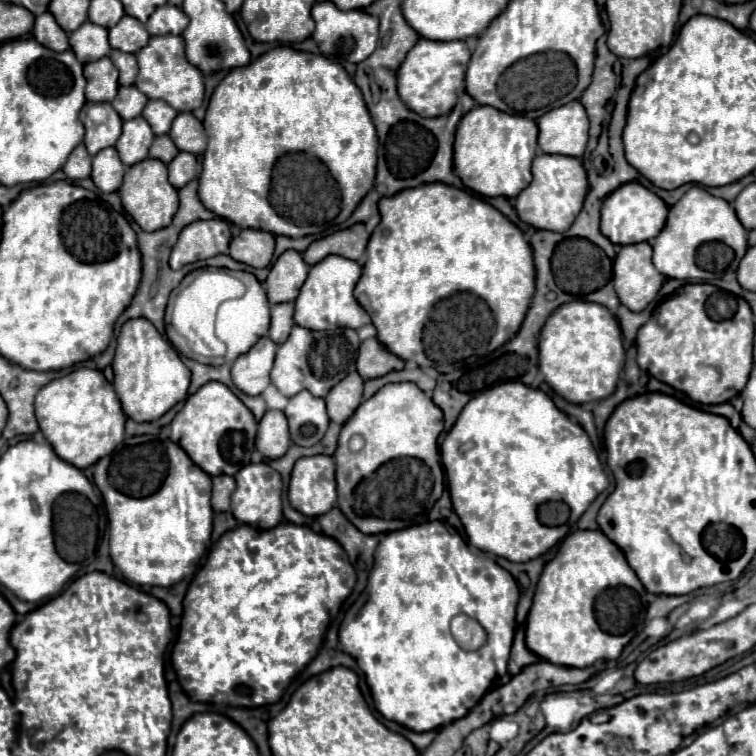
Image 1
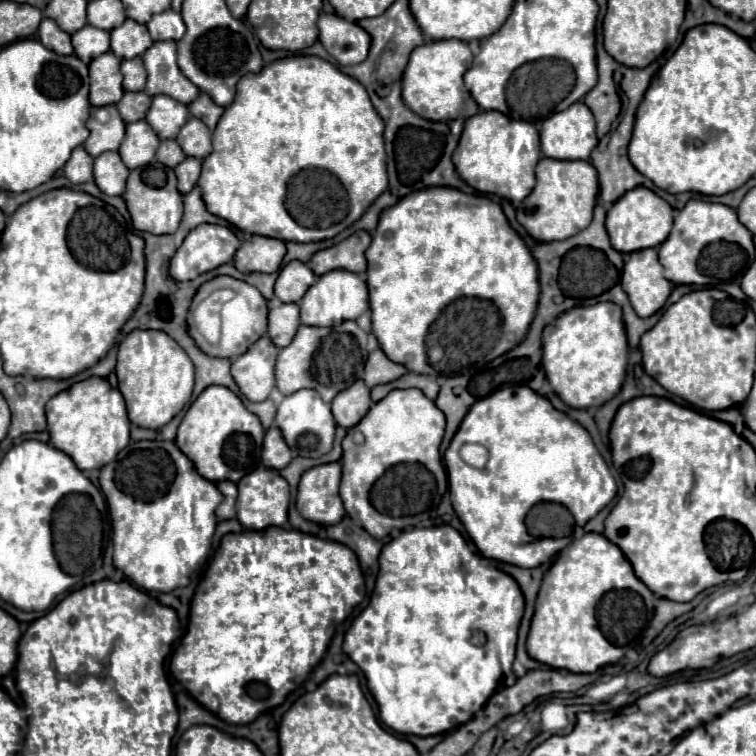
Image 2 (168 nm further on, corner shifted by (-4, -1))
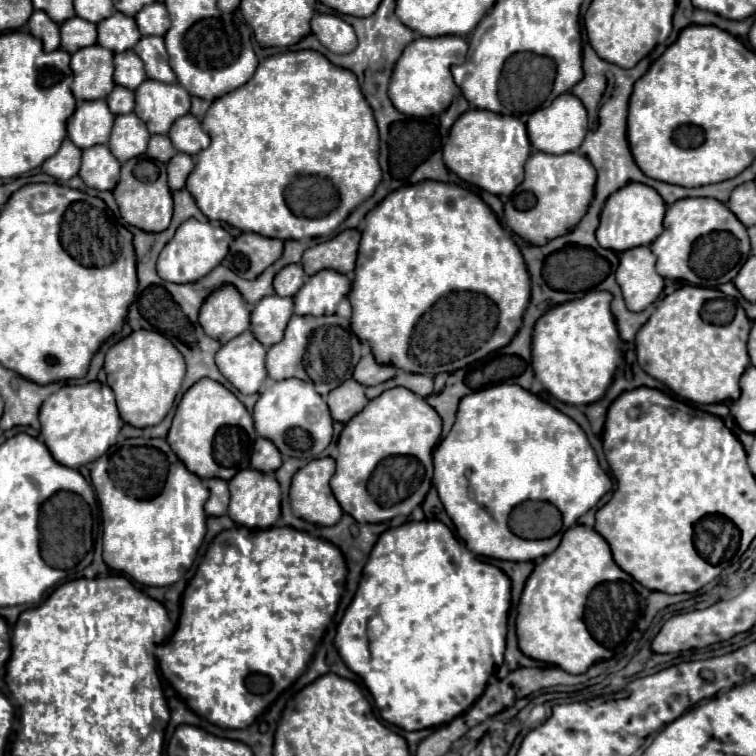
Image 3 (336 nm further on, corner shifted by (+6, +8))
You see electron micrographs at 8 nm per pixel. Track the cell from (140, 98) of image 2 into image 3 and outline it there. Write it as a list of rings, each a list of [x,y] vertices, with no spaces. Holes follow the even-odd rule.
[[[116,86],[108,94],[106,102],[108,102],[108,108],[112,110],[112,114],[116,114],[116,116],[118,114],[128,114],[128,112],[134,110],[134,92],[124,88],[124,86]]]

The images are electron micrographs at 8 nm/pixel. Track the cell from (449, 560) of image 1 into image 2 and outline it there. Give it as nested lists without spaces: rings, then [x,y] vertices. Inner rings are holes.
[[[450,525],[406,529],[382,547],[374,593],[368,607],[346,631],[342,649],[366,673],[368,689],[380,709],[380,719],[390,729],[418,737],[446,733],[470,721],[496,687],[510,687],[516,683],[507,681],[515,679],[512,664],[524,613],[524,595],[508,573],[488,563],[488,559],[480,557],[472,544],[464,541]],[[472,629],[486,631],[484,647],[470,645]]]

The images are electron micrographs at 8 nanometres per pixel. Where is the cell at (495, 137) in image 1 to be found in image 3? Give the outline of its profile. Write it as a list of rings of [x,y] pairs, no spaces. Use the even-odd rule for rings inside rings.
[[[468,110],[452,126],[444,144],[444,164],[458,178],[496,196],[512,196],[524,178],[524,162],[530,156],[526,124],[516,116],[488,110]]]

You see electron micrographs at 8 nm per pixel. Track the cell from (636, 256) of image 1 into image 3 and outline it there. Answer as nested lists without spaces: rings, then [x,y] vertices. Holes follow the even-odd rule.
[[[648,246],[630,248],[620,254],[616,282],[622,290],[628,310],[646,310],[664,290],[664,278],[654,270],[656,256]]]

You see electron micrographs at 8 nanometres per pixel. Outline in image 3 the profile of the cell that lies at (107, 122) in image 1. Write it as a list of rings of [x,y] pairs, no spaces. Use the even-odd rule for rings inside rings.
[[[104,100],[82,102],[68,118],[68,138],[80,148],[106,144],[114,124],[114,114]]]

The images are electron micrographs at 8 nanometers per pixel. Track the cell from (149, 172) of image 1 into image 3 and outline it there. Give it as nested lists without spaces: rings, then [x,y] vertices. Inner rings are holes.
[[[138,158],[122,164],[122,178],[120,178],[118,186],[114,188],[114,198],[120,208],[120,216],[128,224],[132,224],[144,232],[162,232],[168,228],[170,218],[172,218],[172,192],[168,190],[168,184],[166,184],[166,166],[162,162],[158,162],[156,180],[148,182],[148,180],[138,180],[134,176],[136,164],[138,164]]]

